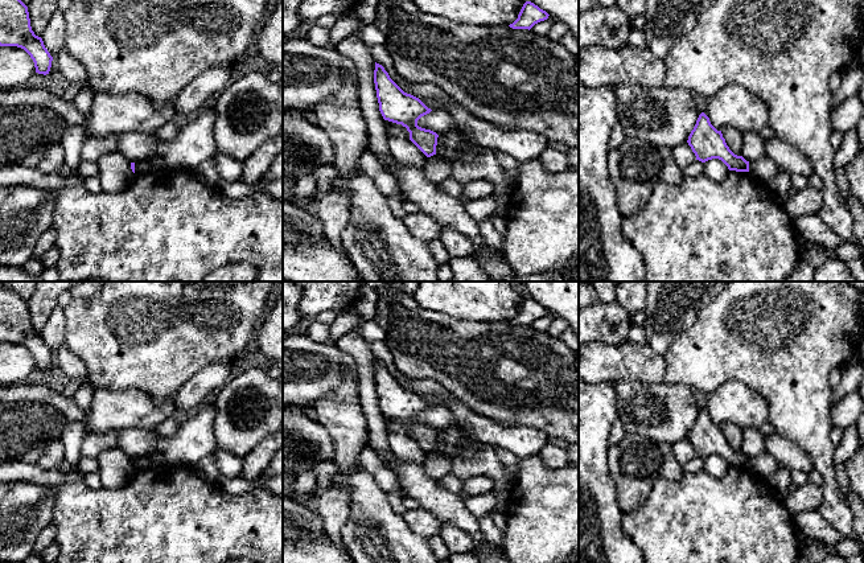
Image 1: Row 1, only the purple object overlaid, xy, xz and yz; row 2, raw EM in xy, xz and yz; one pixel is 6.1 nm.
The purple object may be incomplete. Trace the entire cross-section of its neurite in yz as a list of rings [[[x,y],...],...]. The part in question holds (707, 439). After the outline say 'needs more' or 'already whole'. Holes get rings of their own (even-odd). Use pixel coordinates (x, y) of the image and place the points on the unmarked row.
[[[704,408],[699,411],[687,439],[695,449],[696,456],[702,459],[719,455],[729,467],[749,468],[749,457],[729,445],[721,427],[717,427],[711,420],[709,414]]] | already whole

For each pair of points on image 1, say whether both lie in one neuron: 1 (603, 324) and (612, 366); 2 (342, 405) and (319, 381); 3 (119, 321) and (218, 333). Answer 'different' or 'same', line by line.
1: different
2: different
3: same

